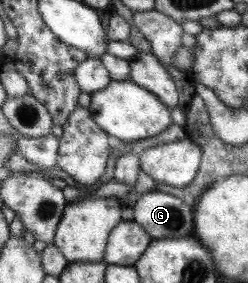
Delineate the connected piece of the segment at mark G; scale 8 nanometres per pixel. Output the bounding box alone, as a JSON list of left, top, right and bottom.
[133,189,192,240]

